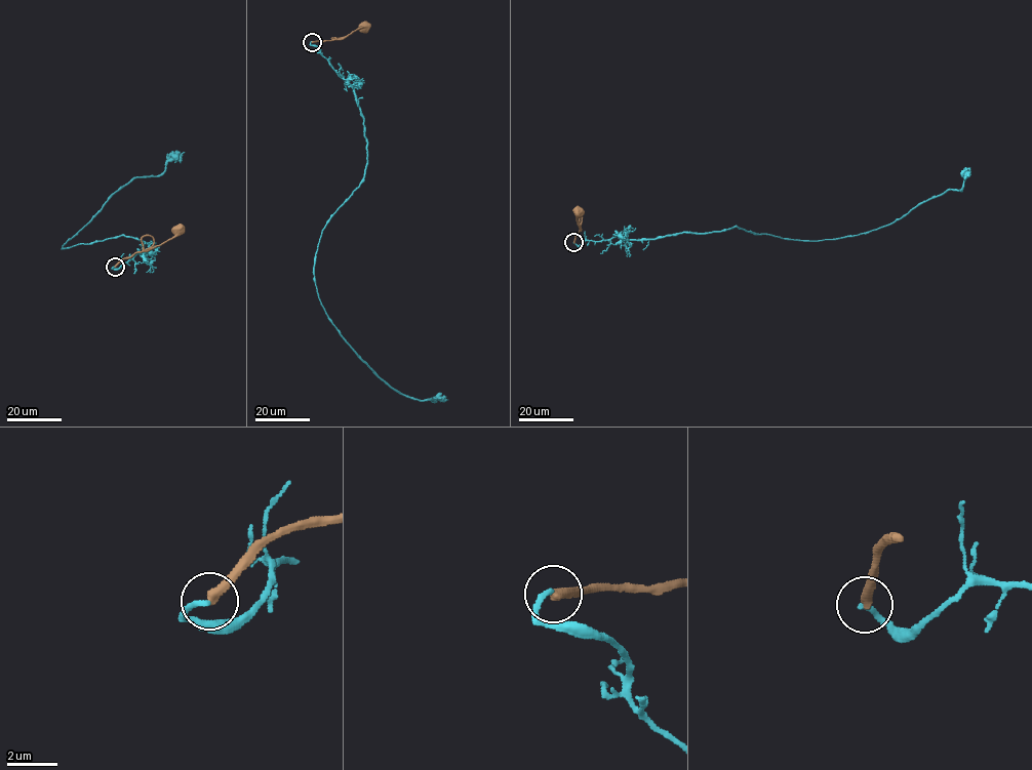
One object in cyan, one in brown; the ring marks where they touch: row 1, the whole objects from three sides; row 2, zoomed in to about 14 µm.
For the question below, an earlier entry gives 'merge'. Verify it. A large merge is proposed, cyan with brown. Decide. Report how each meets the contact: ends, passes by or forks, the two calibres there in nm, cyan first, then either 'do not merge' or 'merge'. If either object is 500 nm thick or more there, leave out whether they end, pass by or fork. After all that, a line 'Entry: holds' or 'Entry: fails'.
cyan ends; brown ends; calibres 240 and 360 nm; do not merge
Entry: fails

